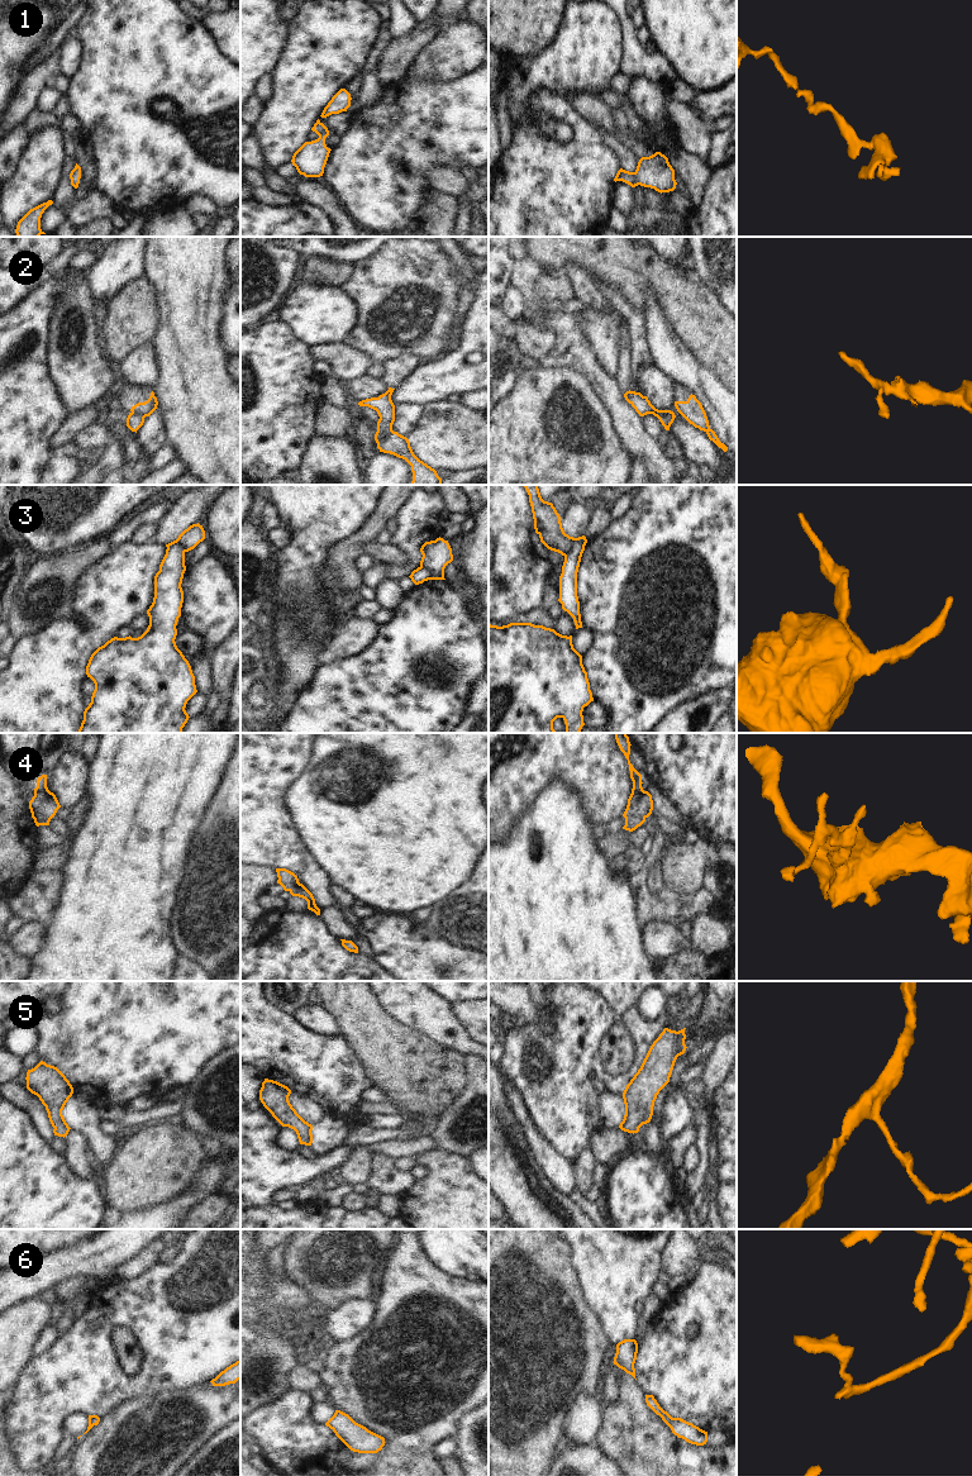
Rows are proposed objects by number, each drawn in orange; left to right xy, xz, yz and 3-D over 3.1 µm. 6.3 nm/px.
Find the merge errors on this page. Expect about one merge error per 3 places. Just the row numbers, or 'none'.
2, 3

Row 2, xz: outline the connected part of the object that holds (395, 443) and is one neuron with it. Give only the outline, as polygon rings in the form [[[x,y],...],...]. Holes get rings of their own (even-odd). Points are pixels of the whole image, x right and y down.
[[[394,432],[377,443],[380,452],[394,454],[411,466],[411,485],[442,485],[437,471],[420,461],[413,452],[406,437]]]

